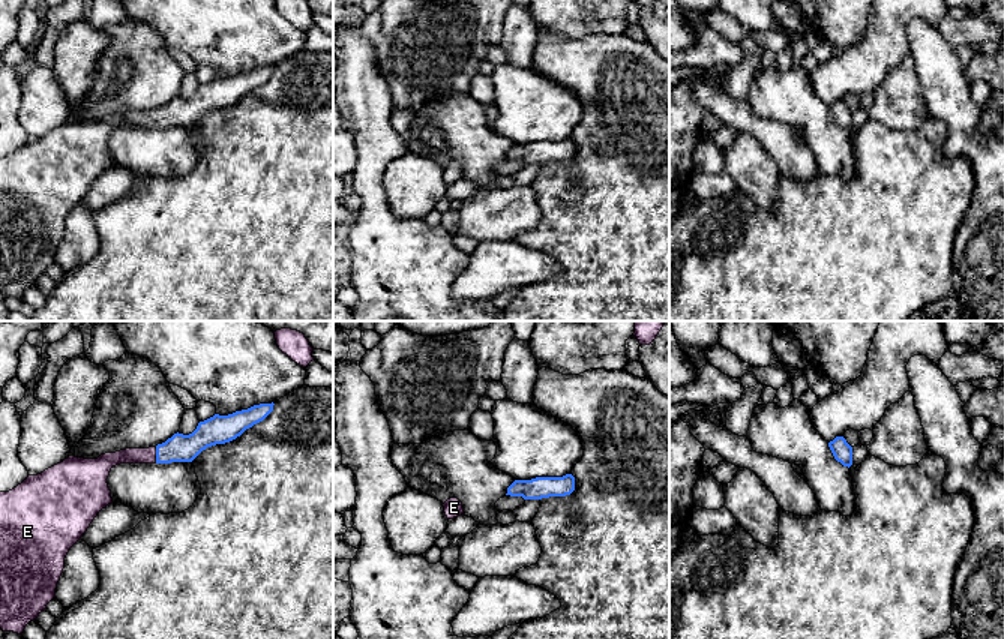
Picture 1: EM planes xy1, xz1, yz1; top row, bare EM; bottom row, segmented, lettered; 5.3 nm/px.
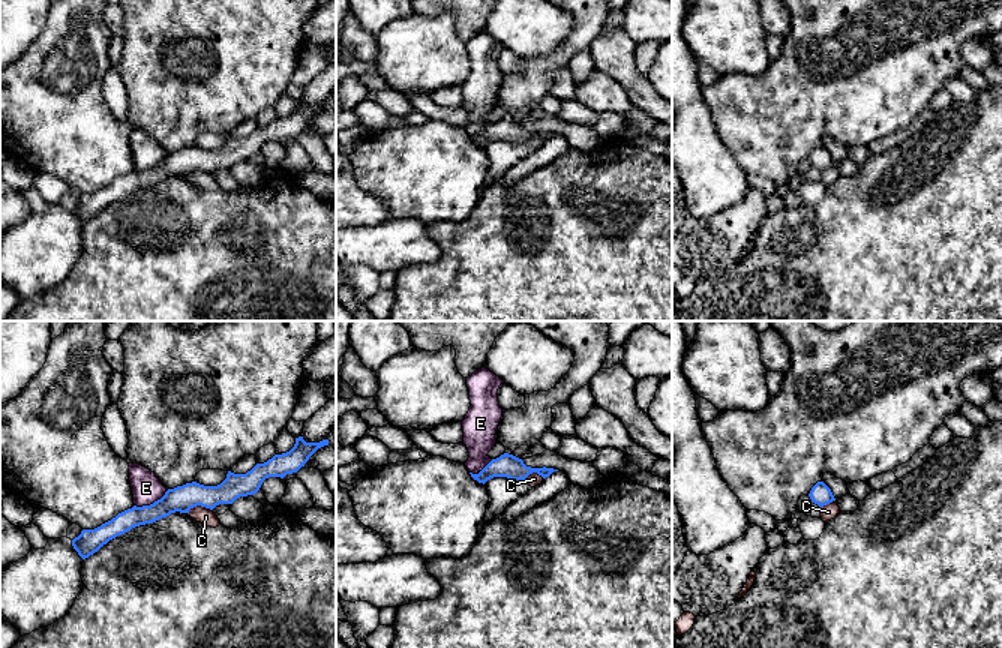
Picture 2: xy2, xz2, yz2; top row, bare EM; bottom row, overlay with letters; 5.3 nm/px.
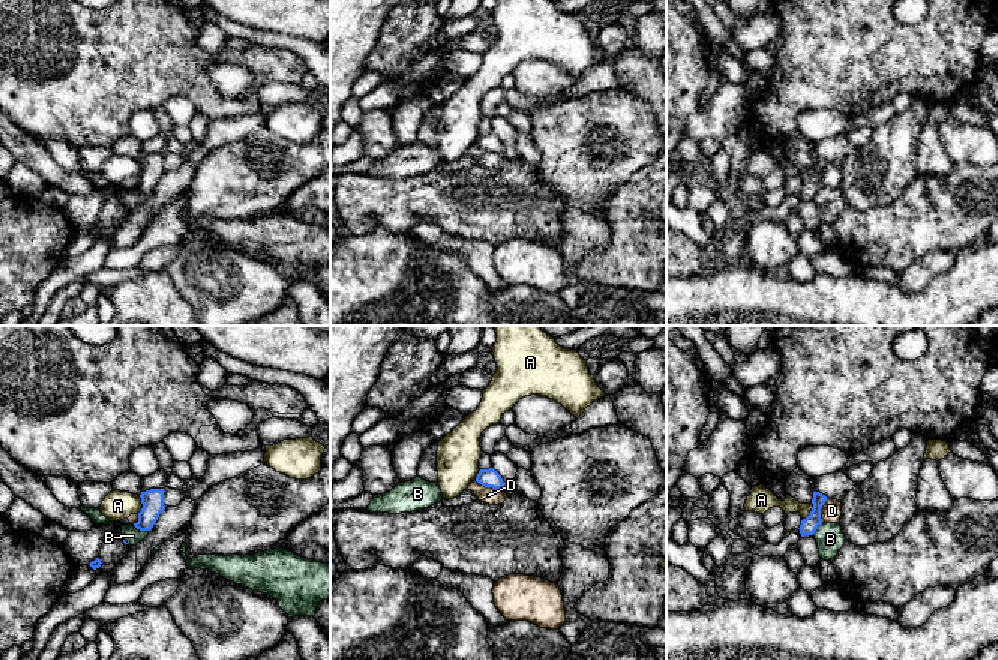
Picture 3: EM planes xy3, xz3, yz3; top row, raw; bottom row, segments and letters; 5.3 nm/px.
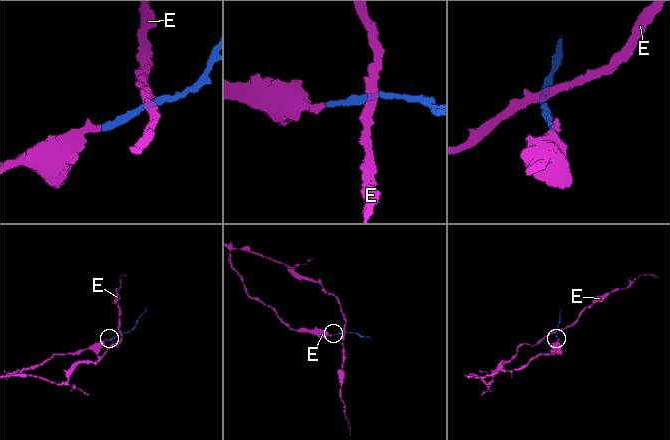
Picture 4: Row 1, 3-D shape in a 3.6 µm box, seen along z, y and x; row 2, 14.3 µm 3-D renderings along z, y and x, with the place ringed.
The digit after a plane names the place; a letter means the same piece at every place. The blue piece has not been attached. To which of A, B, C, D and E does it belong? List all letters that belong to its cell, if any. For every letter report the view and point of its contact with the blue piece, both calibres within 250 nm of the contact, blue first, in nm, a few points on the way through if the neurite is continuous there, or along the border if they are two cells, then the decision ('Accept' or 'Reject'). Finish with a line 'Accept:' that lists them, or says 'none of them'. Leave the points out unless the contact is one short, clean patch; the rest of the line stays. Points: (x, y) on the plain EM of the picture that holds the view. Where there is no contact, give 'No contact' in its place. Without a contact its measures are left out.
A: Touches blue at yz3 (811, 176). Thickness 90 nm (blue) against 110 nm. Boundary: yz3 (812, 167), (812, 174), (803, 183). Reject
B: Touches blue at xy3 (140, 194). Thickness 120 nm (blue) against 90 nm. Boundary: xy3 (132, 189), (147, 195). Reject
C: Touches blue at xy2 (198, 168). Thickness 140 nm (blue) against 90 nm. Boundary: xy2 (212, 174), (194, 170), (188, 177). Reject
D: Touches blue at xz3 (488, 150). Thickness 100 nm (blue) against 90 nm. Boundary: xz3 (474, 144), (500, 153). Reject
E: Touches blue at xy2 (150, 168). Thickness 140 nm (blue) against 160 nm. Accept
Accept: E

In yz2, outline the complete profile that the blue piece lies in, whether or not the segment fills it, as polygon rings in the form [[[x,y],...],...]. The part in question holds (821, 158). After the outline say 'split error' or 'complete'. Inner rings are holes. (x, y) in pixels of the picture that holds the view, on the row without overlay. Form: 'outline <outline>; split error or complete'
outline [[[818,146],[812,152],[808,160],[812,166],[818,168],[819,171],[824,171],[836,164],[831,153],[824,146]]]; complete

